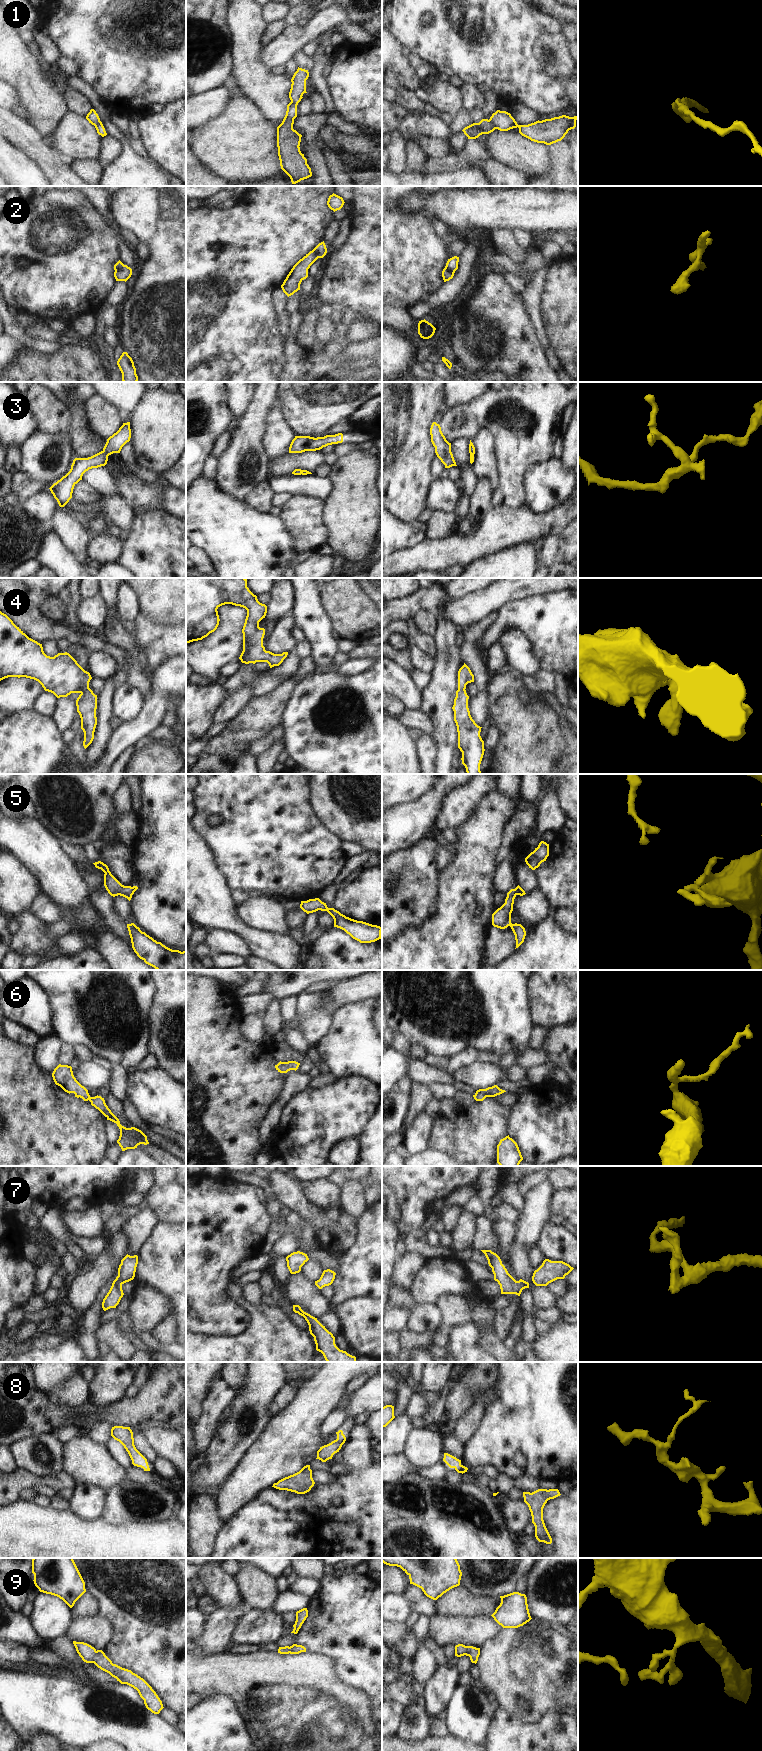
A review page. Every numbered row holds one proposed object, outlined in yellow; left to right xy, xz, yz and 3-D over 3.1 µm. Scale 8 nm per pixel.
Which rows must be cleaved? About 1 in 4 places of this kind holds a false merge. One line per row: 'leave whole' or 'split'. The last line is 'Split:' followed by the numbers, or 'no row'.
1: split
2: leave whole
3: leave whole
4: leave whole
5: split
6: leave whole
7: leave whole
8: leave whole
9: leave whole
Split: 1, 5

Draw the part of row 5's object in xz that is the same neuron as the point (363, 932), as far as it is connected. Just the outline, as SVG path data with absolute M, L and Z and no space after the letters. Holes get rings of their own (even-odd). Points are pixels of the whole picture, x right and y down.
M334 908L327 911L334 919L334 927L344 930L360 943L371 943L381 939L382 927L346 917Z

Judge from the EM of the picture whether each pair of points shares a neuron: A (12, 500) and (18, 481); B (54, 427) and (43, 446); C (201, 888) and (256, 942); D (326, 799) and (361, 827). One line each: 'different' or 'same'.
A: different
B: different
C: same
D: same

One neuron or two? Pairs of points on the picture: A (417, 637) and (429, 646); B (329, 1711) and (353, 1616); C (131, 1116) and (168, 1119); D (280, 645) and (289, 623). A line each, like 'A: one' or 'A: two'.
A: one
B: two
C: two
D: one

